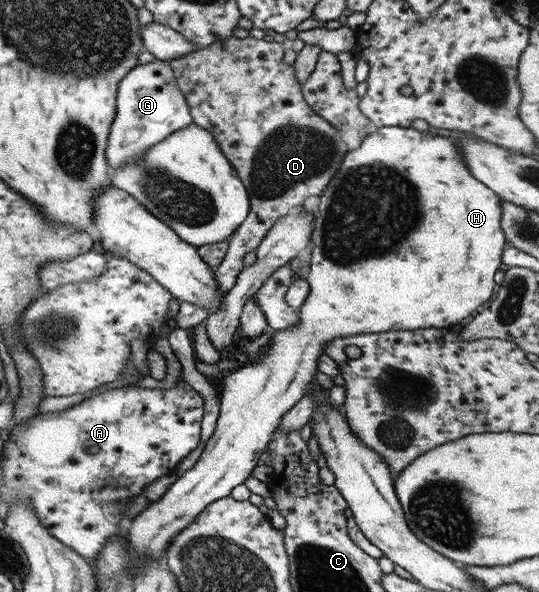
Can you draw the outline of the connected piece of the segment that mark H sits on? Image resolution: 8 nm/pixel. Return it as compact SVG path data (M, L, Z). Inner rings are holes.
M378 127L377 131L367 134L361 140L361 144L356 149L345 152L344 159L339 162L339 168L335 172L335 176L329 180L329 184L322 190L319 196L319 205L317 205L317 214L313 217L313 231L310 234L310 240L313 244L311 247L311 259L309 262L309 272L305 281L308 285L307 297L298 309L298 325L289 327L289 329L275 330L273 337L269 339L267 351L263 355L259 355L255 361L247 361L243 366L237 368L234 372L223 376L220 380L219 392L219 413L216 419L216 424L211 434L211 437L205 442L205 447L199 459L195 464L187 469L177 480L167 486L167 490L163 492L159 499L152 501L149 506L145 506L139 514L132 517L124 525L123 532L125 533L125 545L127 545L127 555L129 555L129 571L131 575L141 569L147 559L149 561L159 561L163 557L169 541L183 529L189 525L199 512L203 511L209 503L213 503L215 499L227 497L231 493L233 487L243 484L243 481L249 477L253 468L257 465L258 458L266 451L267 445L270 443L274 431L279 425L281 416L305 394L309 384L314 381L315 372L317 371L317 359L323 355L323 344L327 340L339 338L343 336L351 336L364 333L381 333L385 331L413 331L413 329L425 328L456 328L461 325L469 315L472 315L481 303L485 303L487 299L493 297L497 285L493 281L495 271L501 265L500 256L504 251L506 244L504 241L503 231L500 224L500 201L497 195L484 187L480 181L475 180L467 171L467 167L463 167L461 161L461 153L457 149L455 139L449 137L441 137L426 131L417 131L411 127Z

